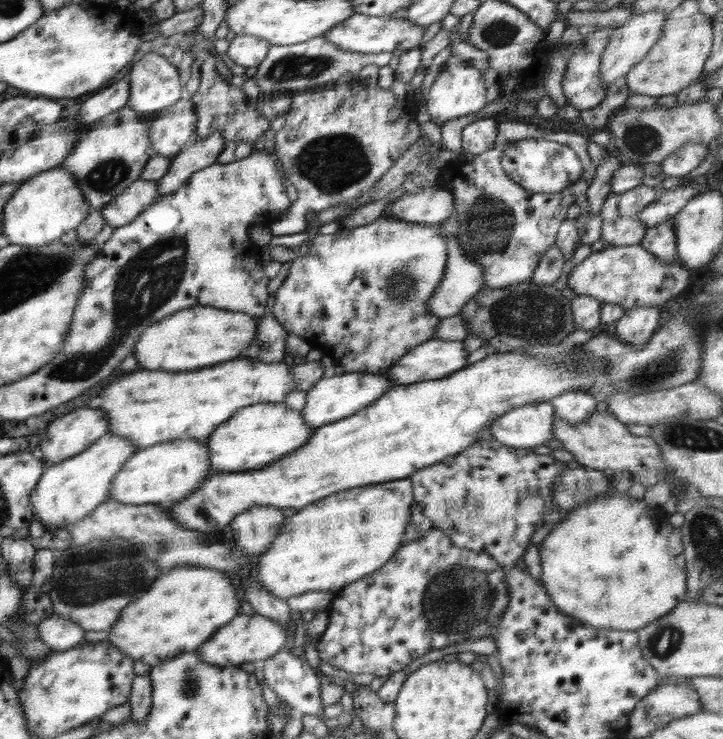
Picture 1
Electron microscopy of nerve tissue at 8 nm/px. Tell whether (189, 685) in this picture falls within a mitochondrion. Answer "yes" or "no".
yes

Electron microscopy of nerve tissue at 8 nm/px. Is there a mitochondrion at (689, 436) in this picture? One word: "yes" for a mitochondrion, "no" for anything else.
yes

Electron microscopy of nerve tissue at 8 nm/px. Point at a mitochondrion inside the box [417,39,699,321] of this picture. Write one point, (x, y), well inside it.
(486, 225)

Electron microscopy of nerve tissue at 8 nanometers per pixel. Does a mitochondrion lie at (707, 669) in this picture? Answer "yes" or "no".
no

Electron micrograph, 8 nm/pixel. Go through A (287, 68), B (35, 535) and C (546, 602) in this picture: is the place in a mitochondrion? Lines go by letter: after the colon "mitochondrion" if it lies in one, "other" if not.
A: mitochondrion
B: other
C: other

